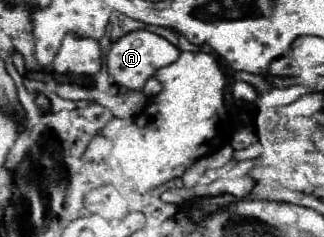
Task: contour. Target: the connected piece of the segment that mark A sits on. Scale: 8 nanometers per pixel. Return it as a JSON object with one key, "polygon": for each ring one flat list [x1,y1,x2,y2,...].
{"polygon":[[134,29,118,39,112,41,108,55,106,55,106,65,112,75,112,79,117,85,125,89,142,89,148,77,152,77,160,67,170,65,178,57,178,49,164,37,148,31,148,29]]}

